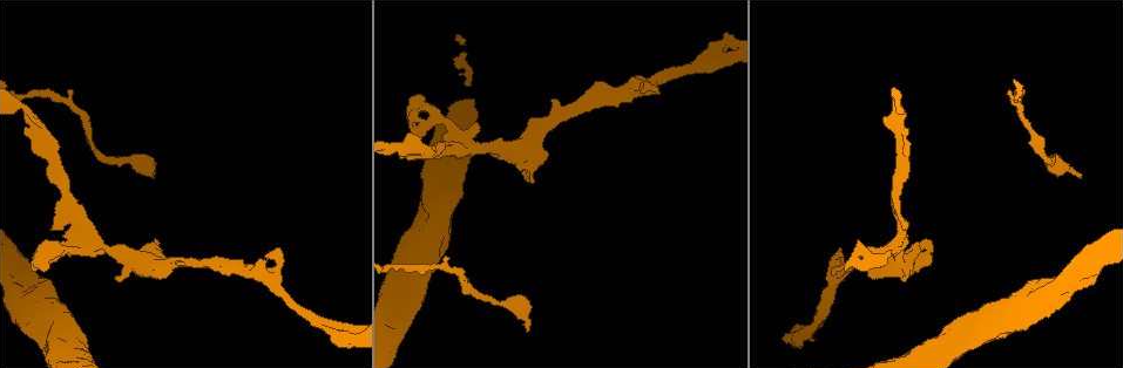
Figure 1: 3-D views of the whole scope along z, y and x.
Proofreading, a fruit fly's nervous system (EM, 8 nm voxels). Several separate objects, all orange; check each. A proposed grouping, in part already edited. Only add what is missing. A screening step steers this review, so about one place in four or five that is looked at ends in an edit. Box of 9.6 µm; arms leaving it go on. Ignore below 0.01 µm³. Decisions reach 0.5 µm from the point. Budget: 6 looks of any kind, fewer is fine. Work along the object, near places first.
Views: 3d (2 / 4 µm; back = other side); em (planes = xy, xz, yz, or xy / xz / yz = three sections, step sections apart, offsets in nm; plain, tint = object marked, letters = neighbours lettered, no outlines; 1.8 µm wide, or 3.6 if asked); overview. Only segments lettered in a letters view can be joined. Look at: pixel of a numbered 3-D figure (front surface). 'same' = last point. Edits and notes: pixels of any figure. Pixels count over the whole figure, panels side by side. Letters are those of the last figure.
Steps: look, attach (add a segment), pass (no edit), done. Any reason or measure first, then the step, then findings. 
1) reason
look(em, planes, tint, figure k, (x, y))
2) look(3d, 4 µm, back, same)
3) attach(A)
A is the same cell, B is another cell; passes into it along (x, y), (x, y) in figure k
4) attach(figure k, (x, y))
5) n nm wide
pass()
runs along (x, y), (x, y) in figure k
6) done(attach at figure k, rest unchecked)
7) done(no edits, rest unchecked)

look(em, xz, step 4, letters, figure 1, (271, 251))

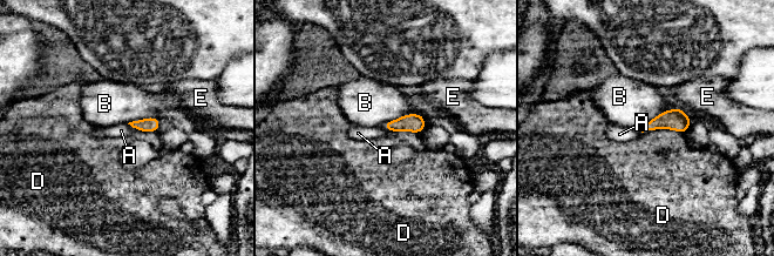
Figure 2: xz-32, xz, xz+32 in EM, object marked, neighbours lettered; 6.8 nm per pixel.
pass()
A, B, D and E are other cells; border along (127, 123), (136, 129) in figure 2; no lettered segment goes on from it

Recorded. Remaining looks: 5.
narrows sharply
look(em, 3.6 µm, planes, plain, figure 1, (47, 251))

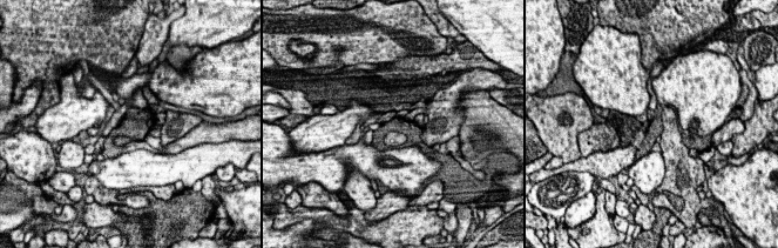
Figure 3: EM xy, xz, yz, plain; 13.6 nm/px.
look(em, 3.6 µm, planes, letters, same)

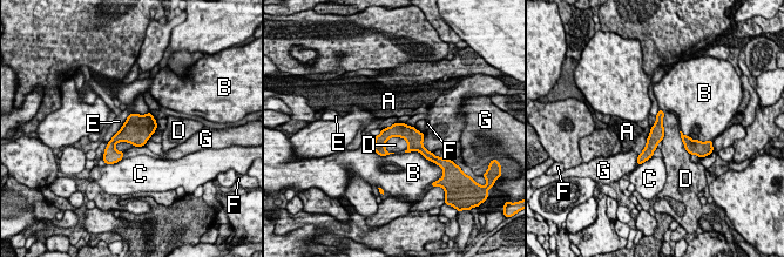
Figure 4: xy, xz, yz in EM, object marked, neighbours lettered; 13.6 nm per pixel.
pass()
A, B, C, D, E, F and G are other cells; runs along (660, 116), (657, 133), (641, 159) in figure 4; none of them fits

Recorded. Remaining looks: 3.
branch stops here
look(em, 3.6 µm, planes, letters, figure 1, (1078, 175))

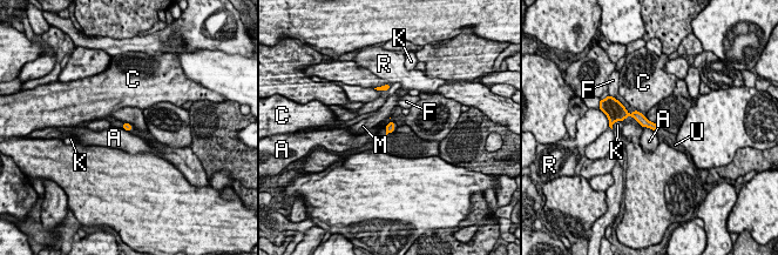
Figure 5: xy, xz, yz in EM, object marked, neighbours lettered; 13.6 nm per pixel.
100 nm wide; F touches over 240 nm
attach(U)
U is the same cell, A, C, F, K, M and R are other cells; it goes on there

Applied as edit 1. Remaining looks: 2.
done(attach at figure 5, rest unchecked)

